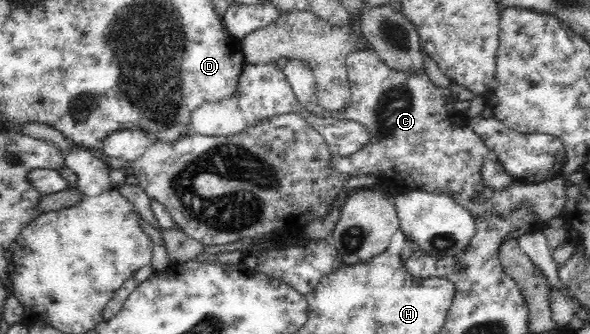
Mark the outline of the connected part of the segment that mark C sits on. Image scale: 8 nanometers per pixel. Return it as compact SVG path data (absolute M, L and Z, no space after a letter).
M364 48L363 50L352 51L347 55L345 64L347 65L347 76L349 77L349 88L351 91L350 103L343 110L328 111L320 107L317 101L317 83L313 69L304 61L288 60L283 67L286 81L290 84L297 100L308 110L316 115L324 117L332 116L342 120L350 120L361 123L370 136L370 143L364 145L362 150L350 157L341 157L334 154L332 156L332 170L338 172L340 176L348 178L360 175L375 175L378 179L377 187L380 190L393 189L399 194L402 190L408 191L410 188L420 191L434 192L438 195L447 195L454 199L454 202L462 205L474 218L492 214L494 216L511 216L519 206L530 206L536 213L535 231L546 226L546 221L554 217L566 215L565 197L566 184L564 177L556 178L536 183L516 182L511 186L504 187L500 191L495 191L490 199L477 199L481 189L484 187L482 180L483 163L488 159L495 159L493 154L486 148L486 144L479 135L469 126L469 122L464 112L456 111L454 104L457 102L456 96L452 95L449 88L434 86L428 79L424 71L422 73L405 73L392 67L388 67L378 56L377 52Z

